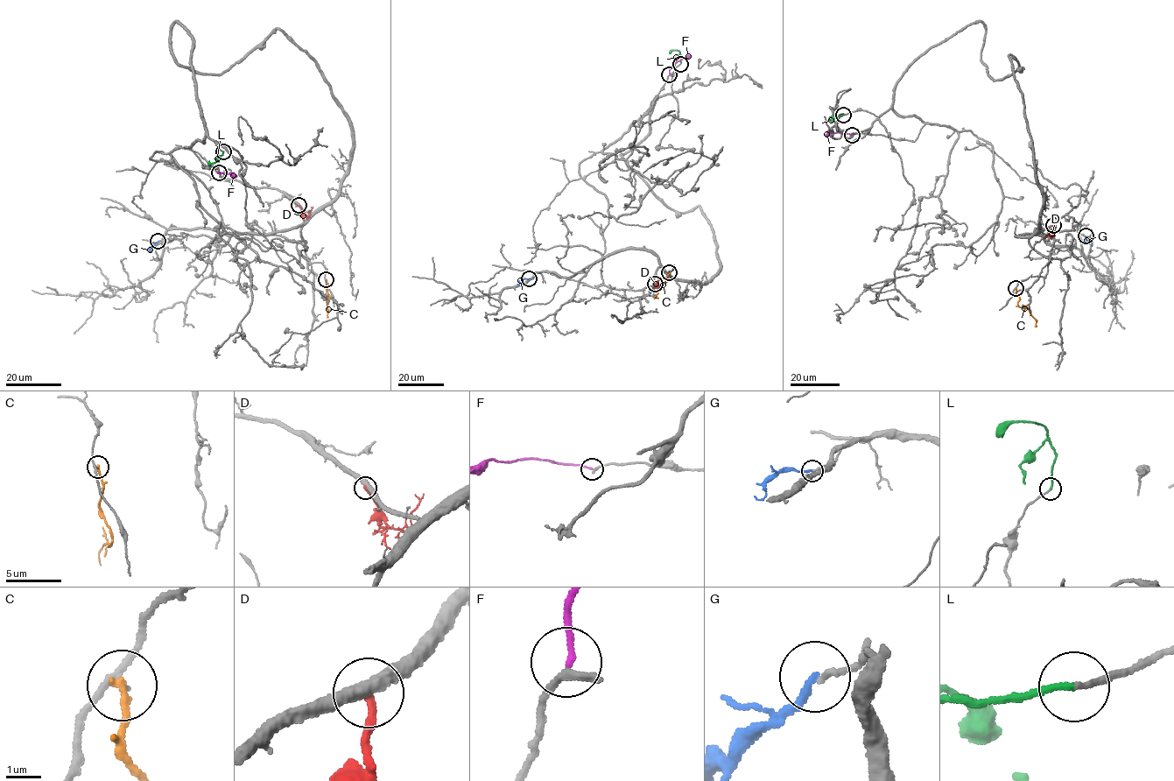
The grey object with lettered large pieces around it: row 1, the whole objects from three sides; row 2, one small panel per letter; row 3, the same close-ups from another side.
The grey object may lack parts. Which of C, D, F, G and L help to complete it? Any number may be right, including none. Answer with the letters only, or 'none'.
F, L

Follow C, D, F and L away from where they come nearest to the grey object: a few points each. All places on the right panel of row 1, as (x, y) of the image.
C: (1015, 288), (1018, 306), (1029, 309), (1036, 320), (1035, 327)
D: (1053, 225), (1053, 235), (1054, 229)
F: (852, 134), (836, 132), (825, 136)
L: (843, 115), (830, 116), (828, 119), (834, 118)

